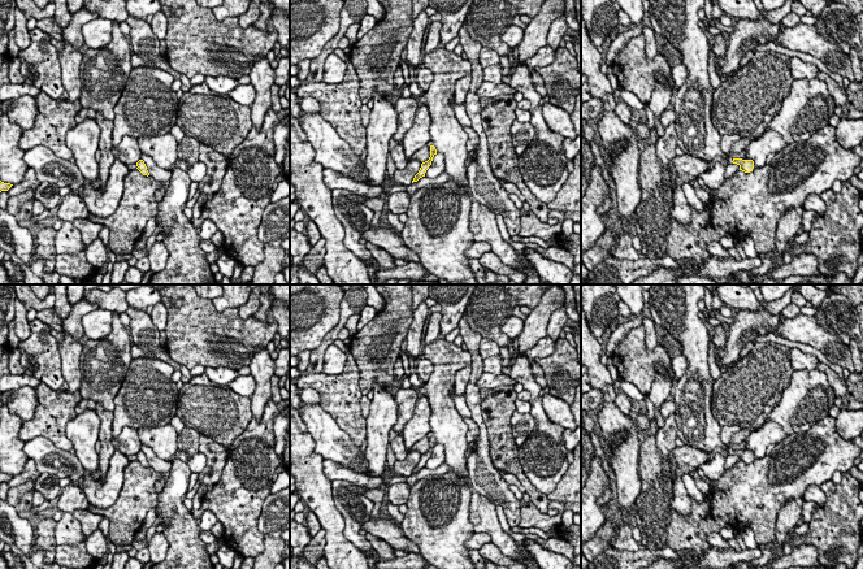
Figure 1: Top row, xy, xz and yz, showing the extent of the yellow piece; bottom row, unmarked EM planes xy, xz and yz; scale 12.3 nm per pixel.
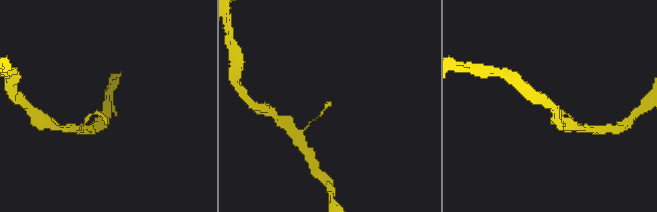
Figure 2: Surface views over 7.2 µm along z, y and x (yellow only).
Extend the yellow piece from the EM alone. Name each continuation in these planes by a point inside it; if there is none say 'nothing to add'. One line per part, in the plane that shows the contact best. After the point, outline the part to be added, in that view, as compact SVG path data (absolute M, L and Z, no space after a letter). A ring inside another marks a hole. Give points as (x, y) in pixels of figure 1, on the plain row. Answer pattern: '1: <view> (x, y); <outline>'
nothing to add

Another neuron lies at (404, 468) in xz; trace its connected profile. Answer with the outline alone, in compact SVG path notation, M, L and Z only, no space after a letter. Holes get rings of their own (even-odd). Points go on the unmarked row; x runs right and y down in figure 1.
M409 451L407 457L402 461L395 461L394 464L394 473L402 477L412 475L415 466L419 464L421 459L420 452Z

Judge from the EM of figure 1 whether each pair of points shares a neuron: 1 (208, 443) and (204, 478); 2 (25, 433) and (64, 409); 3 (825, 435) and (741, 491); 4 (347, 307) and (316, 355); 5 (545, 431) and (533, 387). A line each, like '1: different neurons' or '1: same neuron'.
1: same neuron
2: same neuron
3: same neuron
4: same neuron
5: same neuron

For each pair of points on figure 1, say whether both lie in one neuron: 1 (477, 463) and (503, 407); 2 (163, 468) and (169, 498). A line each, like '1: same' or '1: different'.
1: different
2: different

